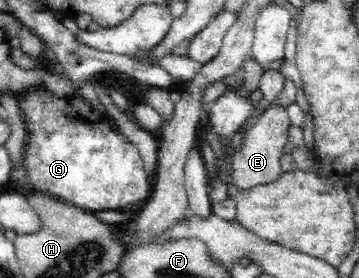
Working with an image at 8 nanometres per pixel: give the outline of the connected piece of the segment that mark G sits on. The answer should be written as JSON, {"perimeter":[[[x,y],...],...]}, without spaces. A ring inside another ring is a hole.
{"perimeter":[[[40,88],[28,90],[18,99],[18,106],[22,110],[24,122],[26,122],[26,160],[25,168],[28,170],[33,188],[38,191],[48,192],[62,201],[76,205],[86,211],[115,210],[125,211],[131,204],[145,201],[150,190],[146,184],[146,170],[144,161],[140,158],[136,146],[132,146],[128,140],[124,140],[120,134],[112,132],[110,122],[102,116],[92,112],[90,104],[82,98],[52,98],[44,96]]]}

